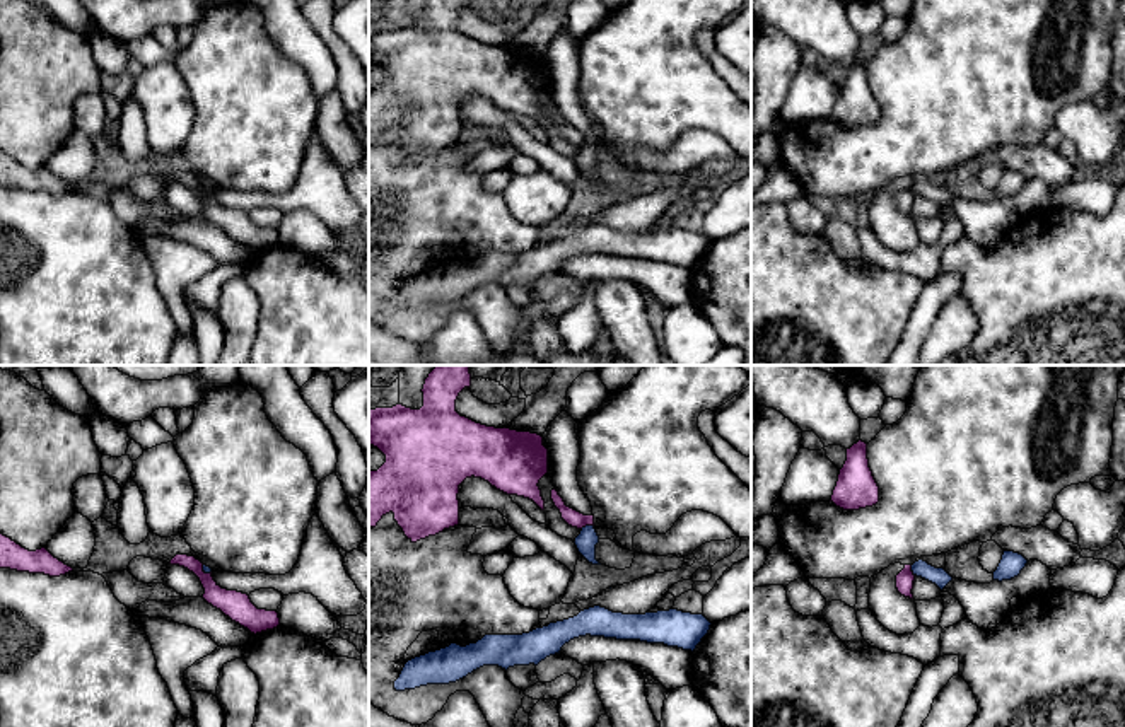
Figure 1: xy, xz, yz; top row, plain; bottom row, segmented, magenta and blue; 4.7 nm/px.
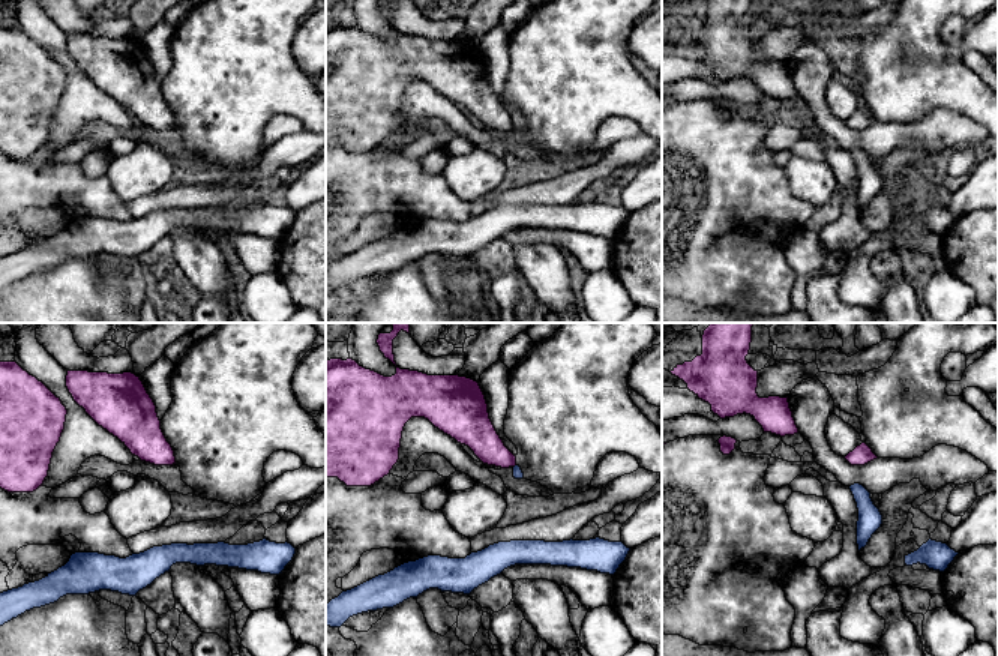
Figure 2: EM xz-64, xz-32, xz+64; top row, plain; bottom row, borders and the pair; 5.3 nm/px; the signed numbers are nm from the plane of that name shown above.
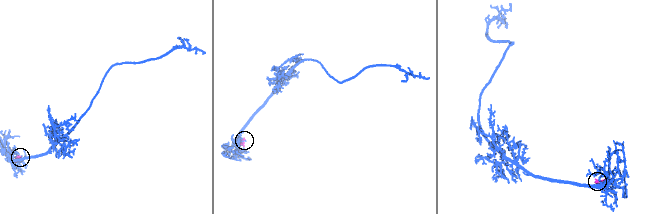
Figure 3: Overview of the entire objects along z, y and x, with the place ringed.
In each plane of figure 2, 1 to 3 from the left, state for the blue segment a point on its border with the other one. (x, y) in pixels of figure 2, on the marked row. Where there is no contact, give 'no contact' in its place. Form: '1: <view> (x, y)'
1: no contact
2: no contact
3: no contact

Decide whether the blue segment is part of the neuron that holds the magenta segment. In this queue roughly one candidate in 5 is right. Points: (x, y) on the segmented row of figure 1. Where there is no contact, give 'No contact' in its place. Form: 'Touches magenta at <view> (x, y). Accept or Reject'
Touches magenta at xz (586, 524). Reject

